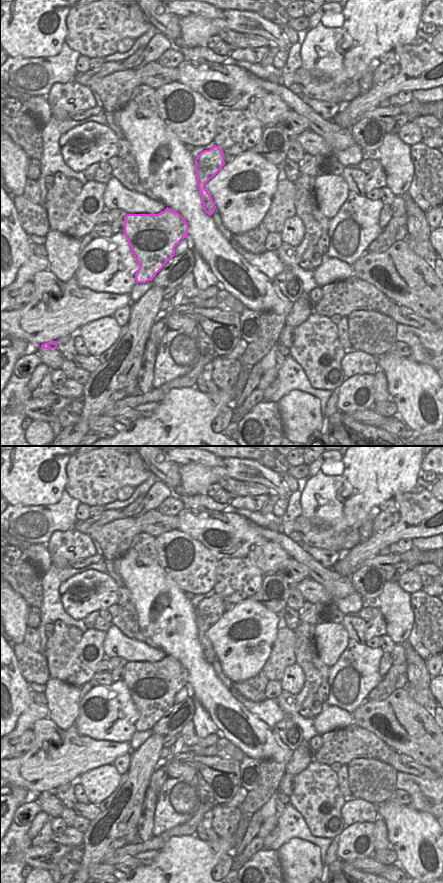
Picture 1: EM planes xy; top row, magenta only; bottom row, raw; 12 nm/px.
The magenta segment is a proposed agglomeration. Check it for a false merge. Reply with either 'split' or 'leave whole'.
split

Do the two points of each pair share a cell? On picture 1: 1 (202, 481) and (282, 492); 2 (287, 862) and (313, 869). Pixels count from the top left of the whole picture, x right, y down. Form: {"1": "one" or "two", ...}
{"1": "one", "2": "one"}

